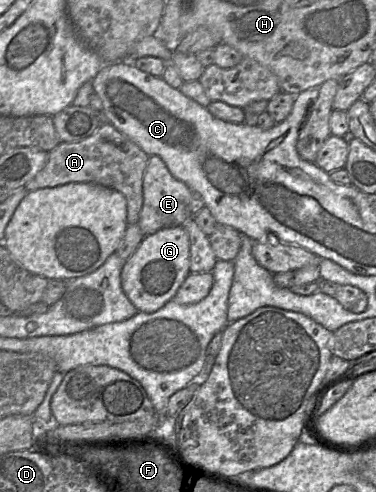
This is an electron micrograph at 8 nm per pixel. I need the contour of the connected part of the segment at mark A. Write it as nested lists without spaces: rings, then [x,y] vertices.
[[[102,124],[88,138],[79,142],[60,142],[48,152],[48,161],[24,187],[28,192],[42,188],[52,188],[68,183],[95,183],[121,192],[127,200],[127,222],[132,225],[138,222],[143,205],[143,176],[149,156],[134,142],[119,132],[111,124]]]

